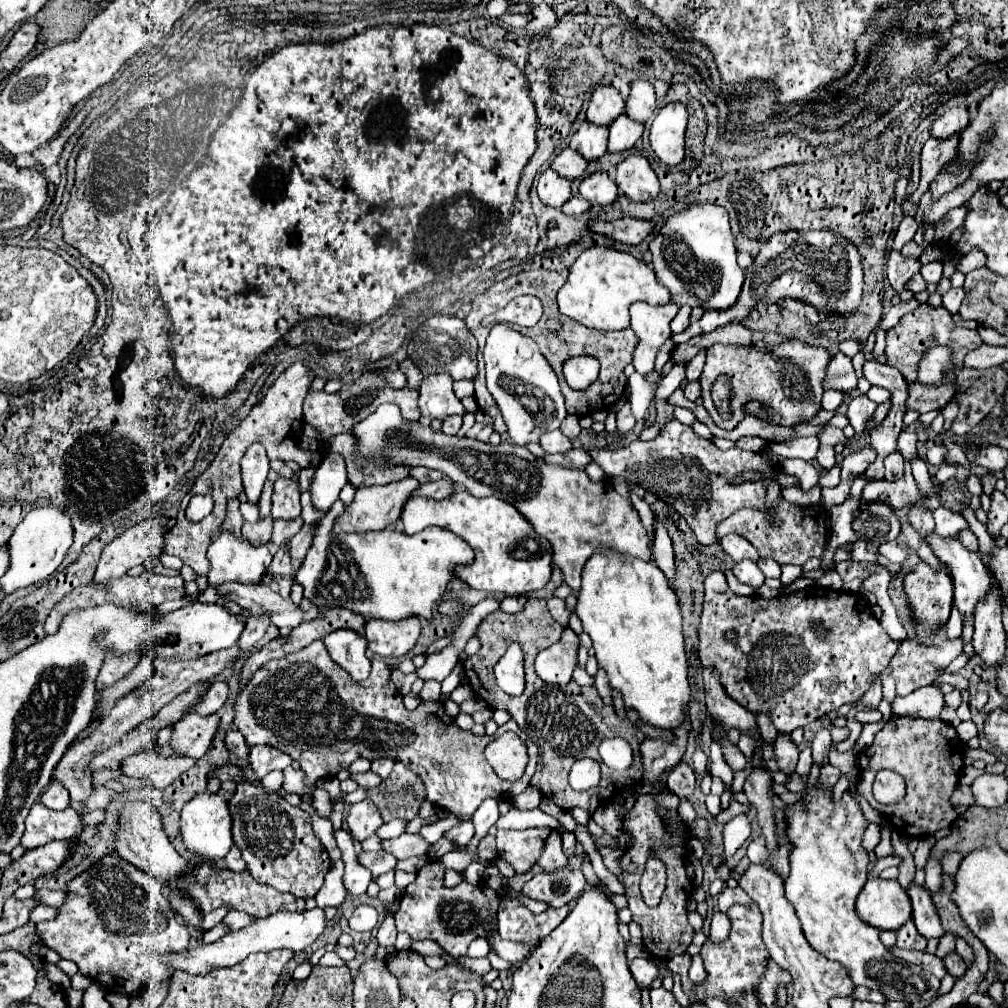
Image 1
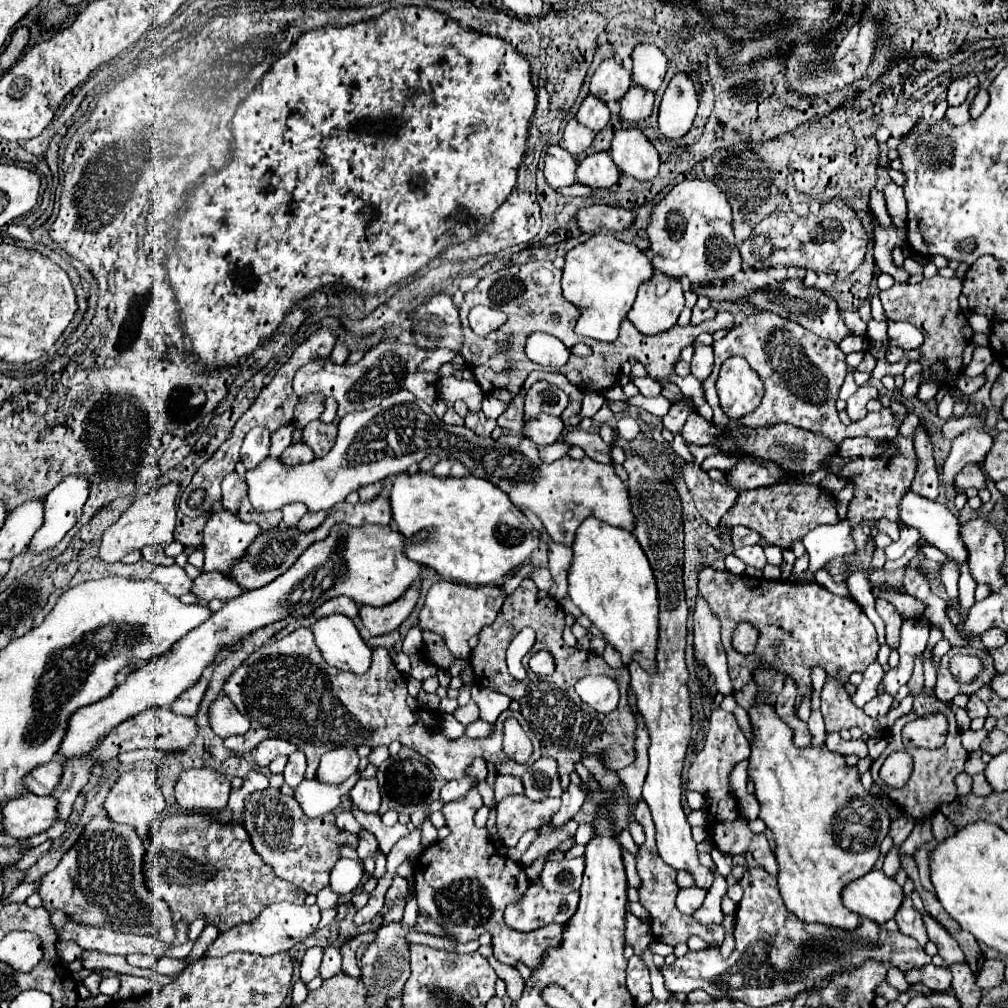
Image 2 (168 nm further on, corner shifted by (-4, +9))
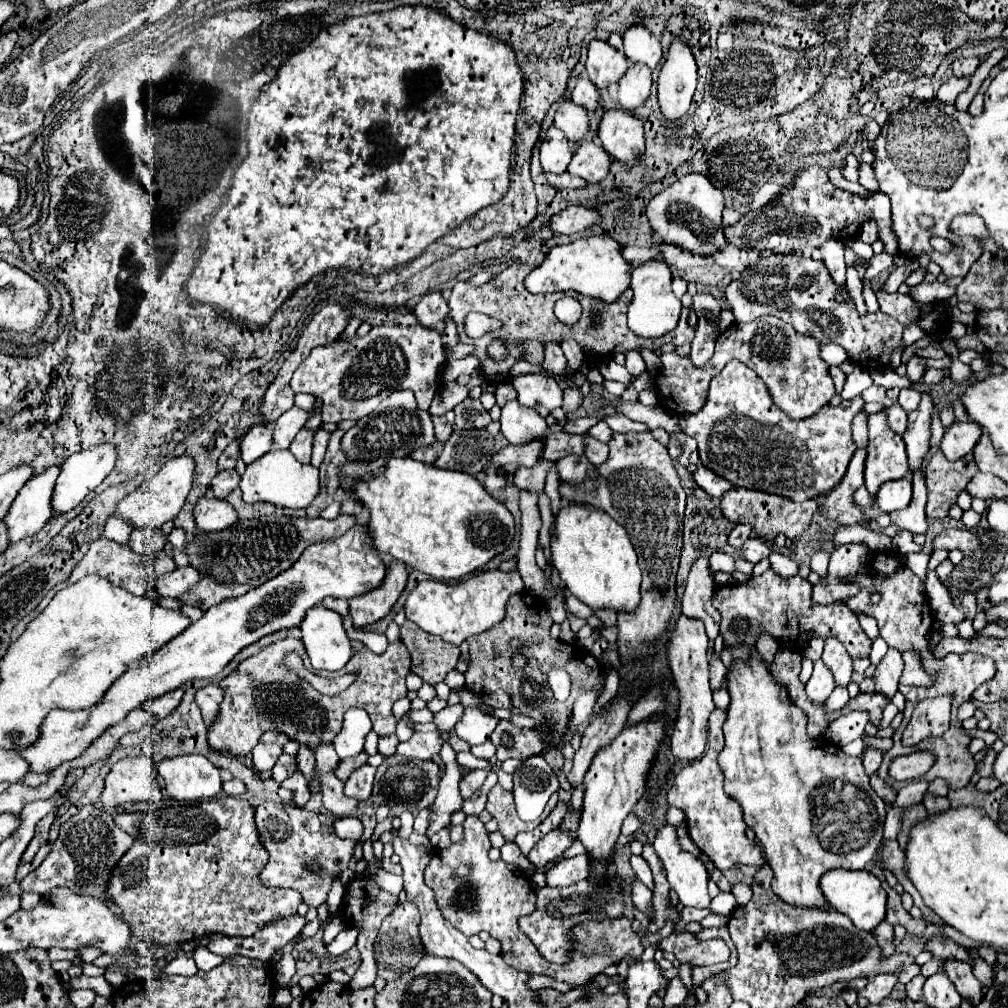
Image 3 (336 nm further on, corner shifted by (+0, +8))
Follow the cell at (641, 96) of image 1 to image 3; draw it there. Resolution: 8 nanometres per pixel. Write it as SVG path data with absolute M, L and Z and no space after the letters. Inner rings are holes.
M644 22L630 26L624 36L624 54L630 62L644 62L650 68L656 68L662 58L662 48L658 38L648 30Z

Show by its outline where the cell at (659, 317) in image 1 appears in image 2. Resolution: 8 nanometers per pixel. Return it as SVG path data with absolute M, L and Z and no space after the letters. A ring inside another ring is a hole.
M654 273L654 277L640 287L628 319L641 333L654 335L674 327L682 309L684 291L680 281Z

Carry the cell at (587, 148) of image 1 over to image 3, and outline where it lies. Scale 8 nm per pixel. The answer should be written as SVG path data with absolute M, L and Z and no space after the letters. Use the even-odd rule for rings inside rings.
M580 74L576 80L576 86L572 90L572 100L584 108L588 108L588 112L594 112L598 106L598 90L596 86L590 82L590 78L586 74Z

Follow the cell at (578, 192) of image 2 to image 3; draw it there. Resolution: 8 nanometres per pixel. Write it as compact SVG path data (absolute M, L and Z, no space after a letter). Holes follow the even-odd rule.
M564 172L564 174L546 174L546 178L556 188L584 188L586 186L586 182L582 178L572 176L568 172Z

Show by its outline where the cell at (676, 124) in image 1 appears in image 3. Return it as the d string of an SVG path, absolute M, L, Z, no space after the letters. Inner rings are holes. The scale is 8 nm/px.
M672 40L658 76L658 102L668 120L680 120L696 90L696 62L682 40Z

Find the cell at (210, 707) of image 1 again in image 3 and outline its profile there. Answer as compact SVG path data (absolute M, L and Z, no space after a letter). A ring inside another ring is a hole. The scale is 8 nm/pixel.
M176 688L176 690L172 690L172 692L166 692L166 694L162 694L162 696L154 698L154 700L142 702L142 710L150 712L150 714L156 716L156 718L164 718L164 716L172 714L172 710L180 704L182 694L184 694L182 688Z

